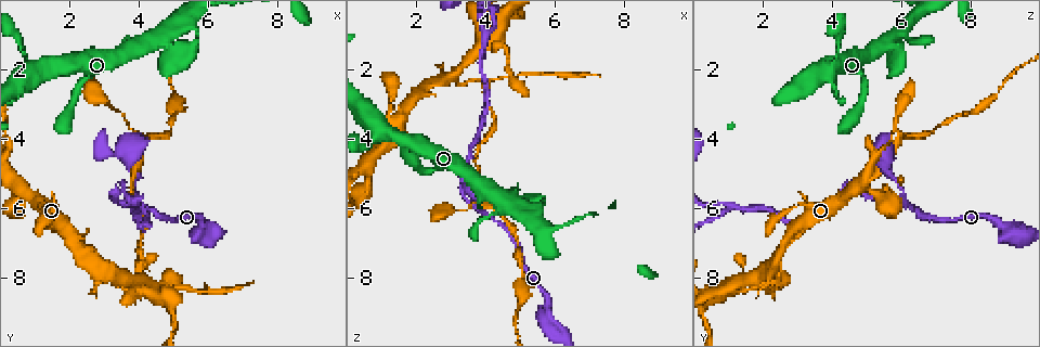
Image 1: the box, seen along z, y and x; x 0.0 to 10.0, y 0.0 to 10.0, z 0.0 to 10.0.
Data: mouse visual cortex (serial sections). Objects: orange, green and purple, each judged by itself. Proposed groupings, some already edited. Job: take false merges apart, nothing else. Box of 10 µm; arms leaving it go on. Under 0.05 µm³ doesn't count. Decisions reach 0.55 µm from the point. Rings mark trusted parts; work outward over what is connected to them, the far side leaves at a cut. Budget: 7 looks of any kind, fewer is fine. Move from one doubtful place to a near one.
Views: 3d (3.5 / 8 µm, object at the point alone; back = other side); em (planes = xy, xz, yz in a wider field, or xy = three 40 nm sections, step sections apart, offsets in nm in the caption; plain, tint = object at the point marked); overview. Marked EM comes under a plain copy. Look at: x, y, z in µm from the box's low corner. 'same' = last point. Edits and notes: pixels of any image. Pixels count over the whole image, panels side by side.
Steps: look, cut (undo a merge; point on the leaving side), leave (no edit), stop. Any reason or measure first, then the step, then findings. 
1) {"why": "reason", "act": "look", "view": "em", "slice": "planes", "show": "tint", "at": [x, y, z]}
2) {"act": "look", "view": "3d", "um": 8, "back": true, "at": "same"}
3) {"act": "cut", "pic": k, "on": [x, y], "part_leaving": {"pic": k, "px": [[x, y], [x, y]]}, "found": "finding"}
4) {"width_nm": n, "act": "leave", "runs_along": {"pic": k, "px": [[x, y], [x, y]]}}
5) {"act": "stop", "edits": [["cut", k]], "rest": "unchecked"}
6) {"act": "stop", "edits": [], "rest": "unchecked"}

{"why": "three-way junction", "act": "look", "view": "3d", "um": 3.5, "at": [4.00, 5.85, 6.10]}

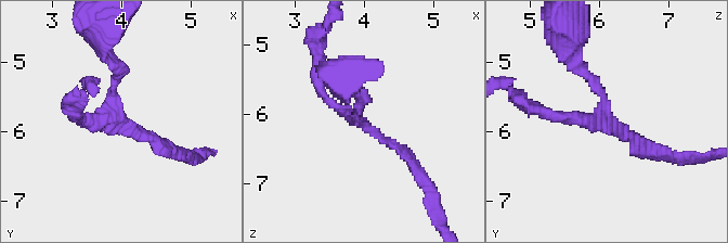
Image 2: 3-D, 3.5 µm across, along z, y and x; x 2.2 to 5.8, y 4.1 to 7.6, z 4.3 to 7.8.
{"arms": 3, "arm_widths_nm": [150, 150, 200], "act": "look", "view": "em", "slice": "xy", "step": 2, "show": "tint", "at": [3.95, 5.80, 6.15]}

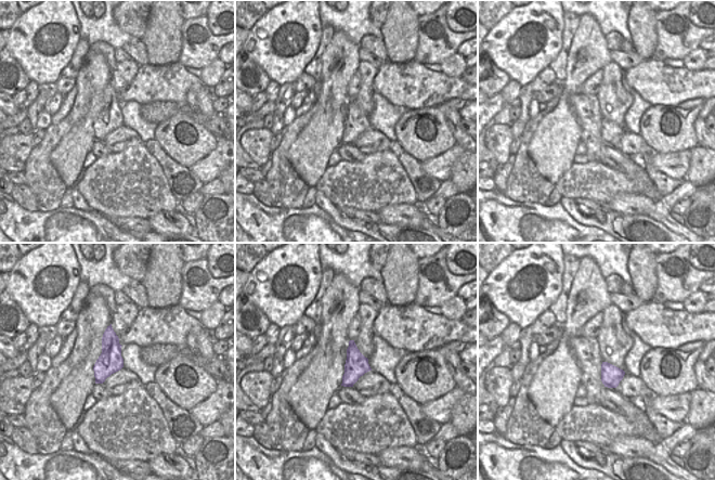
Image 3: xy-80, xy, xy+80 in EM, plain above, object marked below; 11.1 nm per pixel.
{"act": "leave", "runs_along": {"pic": 2, "px": [[648, 150], [609, 119], [579, 60]]}, "found": "one cell here"}

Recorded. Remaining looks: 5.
{"why": "a fork", "act": "look", "view": "3d", "um": 3.5, "at": [4.00, 5.95, 1.20]}

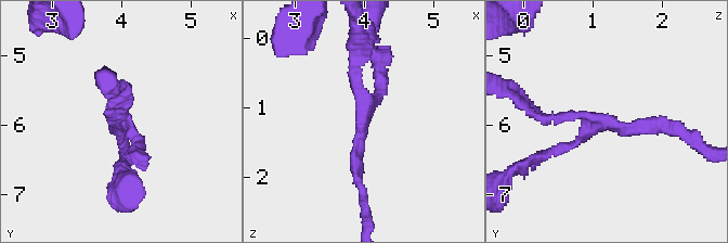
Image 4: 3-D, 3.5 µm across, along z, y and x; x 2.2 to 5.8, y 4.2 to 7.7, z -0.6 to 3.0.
{"arms": 3, "arm_widths_nm": [150, 150, 150], "act": "look", "view": "em", "slice": "planes", "show": "tint", "at": [4.05, 6.00, 1.15]}

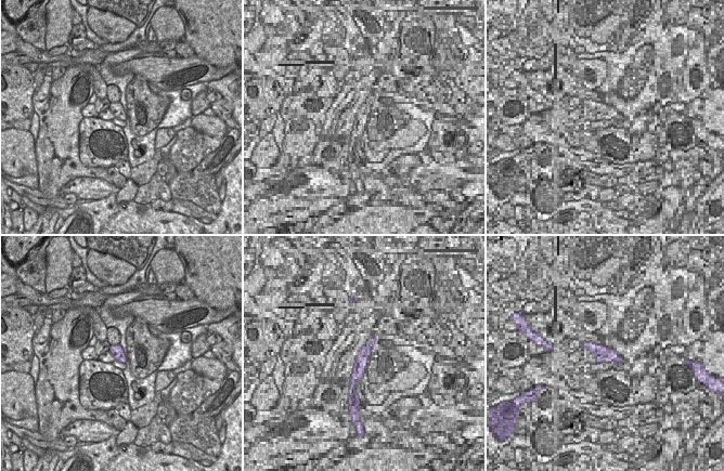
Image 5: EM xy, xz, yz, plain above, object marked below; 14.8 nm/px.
{"act": "leave", "runs_along": {"pic": 4, "px": [[668, 126], [538, 116]]}, "found": "one cell here"}

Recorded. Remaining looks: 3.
{"why": "calibre changes", "act": "look", "view": "3d", "um": 3.5, "back": true, "at": [2.05, 3.00, 4.85]}

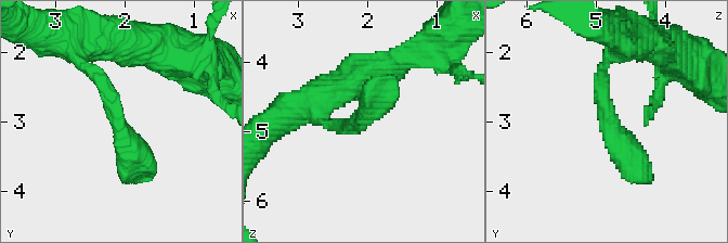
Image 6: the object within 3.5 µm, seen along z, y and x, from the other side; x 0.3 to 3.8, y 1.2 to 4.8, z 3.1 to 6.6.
{"arm_widths_nm": [200, 450], "act": "leave", "runs_along": {"pic": 6, "px": [[81, 64], [105, 88], [148, 175]]}, "found": "all the same cell"}

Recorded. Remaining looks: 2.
{"act": "stop", "edits": [], "rest": "unchecked"}

